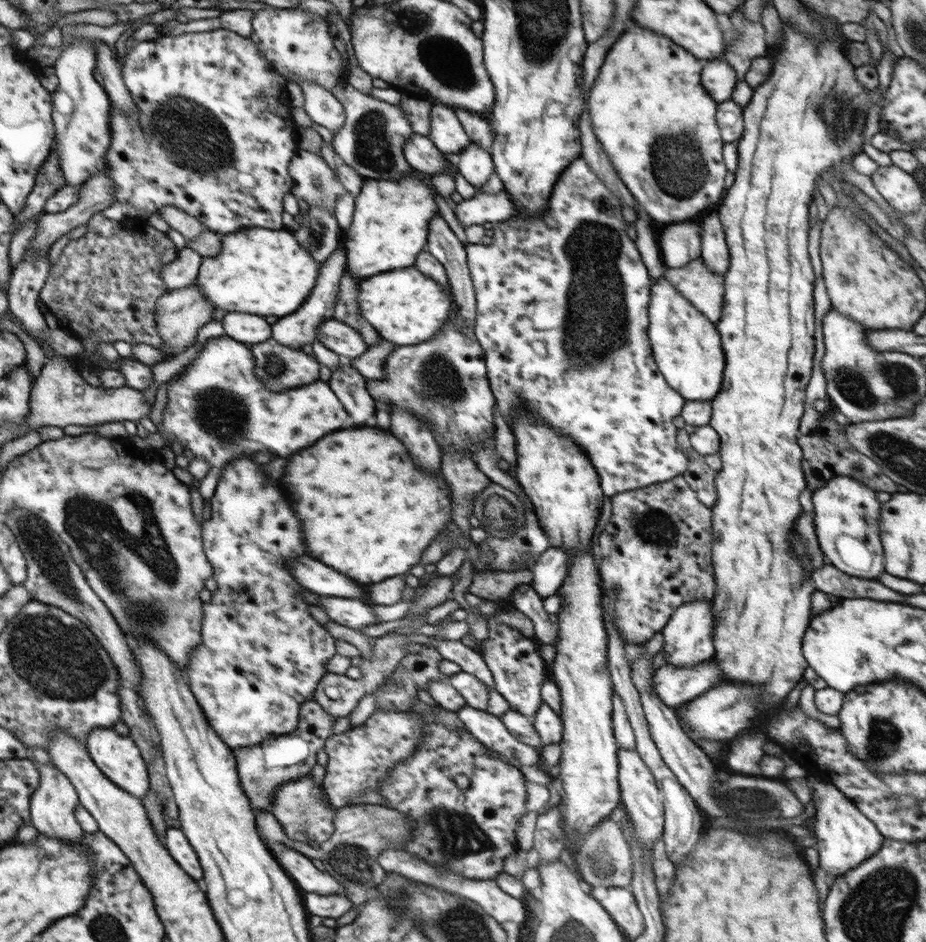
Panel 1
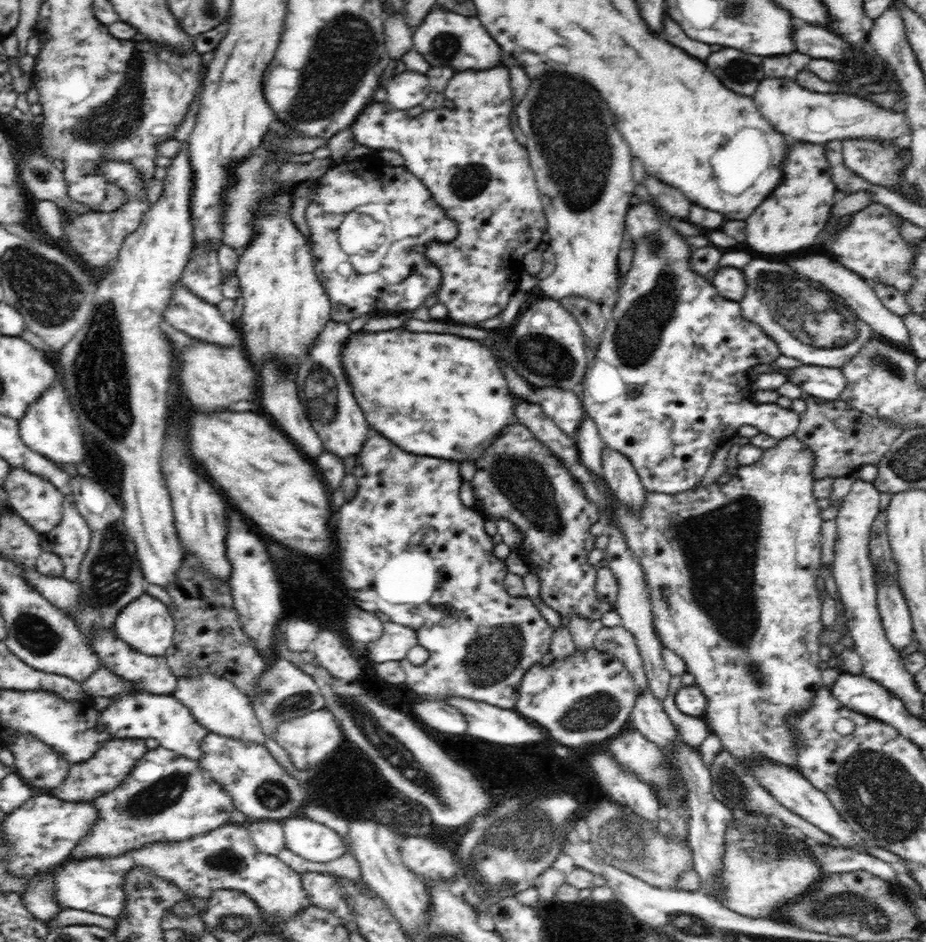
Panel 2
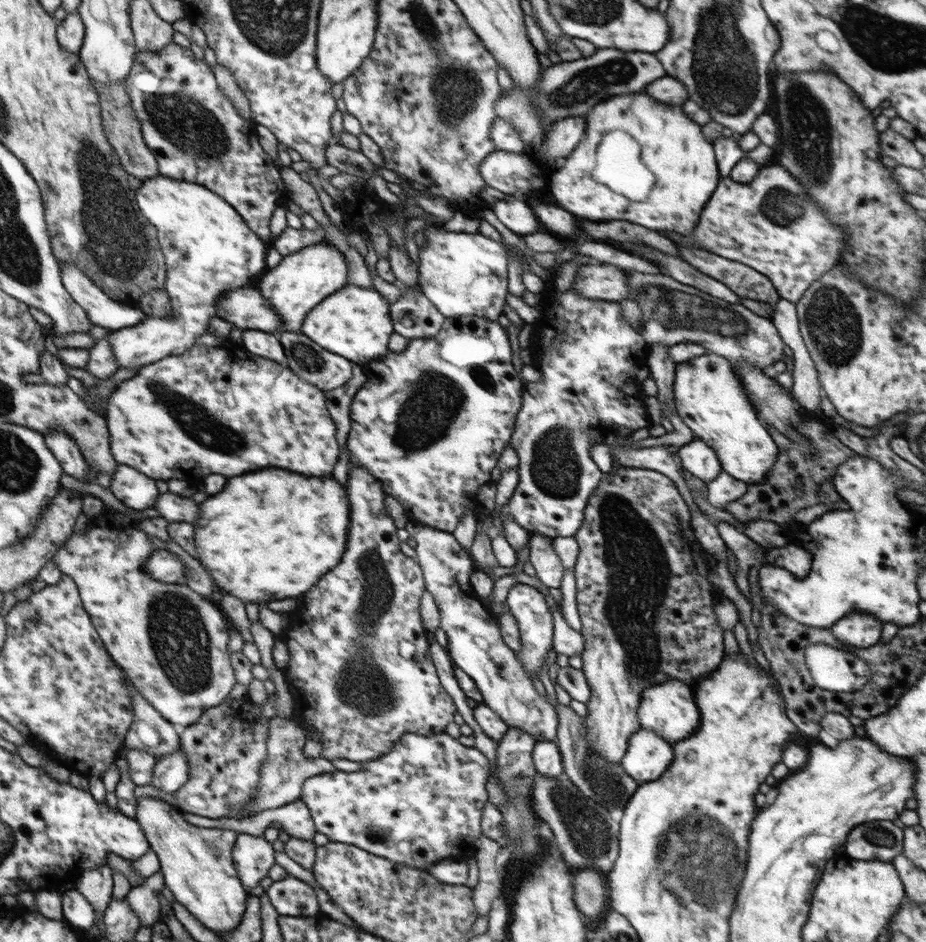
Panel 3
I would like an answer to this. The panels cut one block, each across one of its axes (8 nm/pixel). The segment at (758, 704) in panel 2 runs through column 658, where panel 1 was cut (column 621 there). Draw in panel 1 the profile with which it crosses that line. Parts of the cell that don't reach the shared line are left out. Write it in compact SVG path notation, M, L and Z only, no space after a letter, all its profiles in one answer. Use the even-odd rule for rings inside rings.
M683 475L667 482L657 483L616 494L611 497L612 514L600 536L602 566L601 590L611 600L613 623L625 642L643 645L666 626L674 611L682 604L712 600L716 597L713 551L713 510L704 506L696 492L686 484Z

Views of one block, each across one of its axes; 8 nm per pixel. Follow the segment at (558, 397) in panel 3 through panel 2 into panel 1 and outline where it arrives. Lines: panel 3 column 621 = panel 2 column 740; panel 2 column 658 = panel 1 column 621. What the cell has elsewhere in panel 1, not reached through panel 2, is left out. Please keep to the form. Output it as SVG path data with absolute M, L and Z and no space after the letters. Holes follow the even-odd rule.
M580 156L573 160L561 173L548 199L544 216L514 215L508 221L498 223L493 228L492 243L490 245L465 245L466 260L469 265L470 278L475 288L476 316L474 331L476 340L484 349L484 362L487 368L487 377L493 395L497 400L497 409L504 421L512 429L512 418L519 410L529 410L538 419L564 437L574 441L586 453L593 467L600 477L600 487L606 497L619 493L634 491L652 484L664 483L675 476L684 474L688 466L688 458L678 444L678 429L673 424L674 418L681 413L684 400L674 390L660 372L655 363L648 336L649 304L651 286L646 265L636 248L635 241L628 237L627 224L622 215L622 207L618 197L603 185L603 182L592 172L586 161Z

